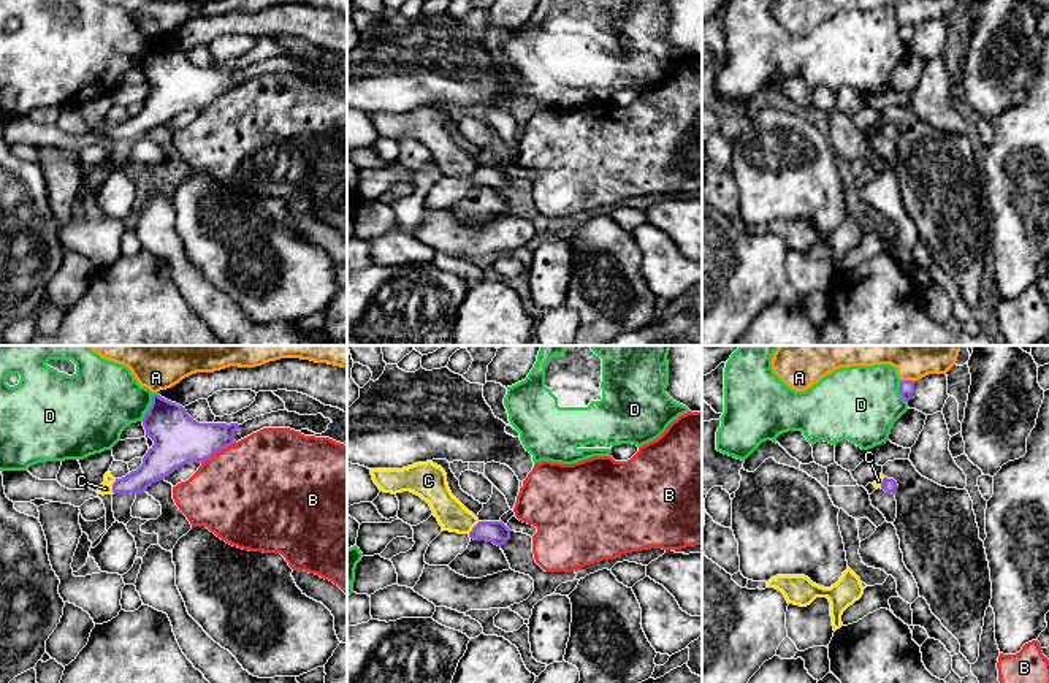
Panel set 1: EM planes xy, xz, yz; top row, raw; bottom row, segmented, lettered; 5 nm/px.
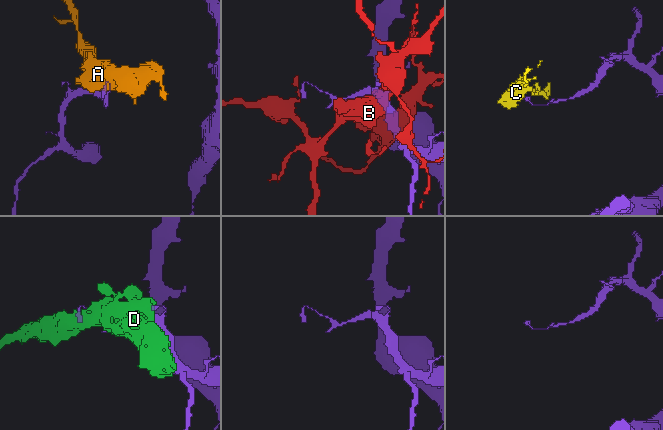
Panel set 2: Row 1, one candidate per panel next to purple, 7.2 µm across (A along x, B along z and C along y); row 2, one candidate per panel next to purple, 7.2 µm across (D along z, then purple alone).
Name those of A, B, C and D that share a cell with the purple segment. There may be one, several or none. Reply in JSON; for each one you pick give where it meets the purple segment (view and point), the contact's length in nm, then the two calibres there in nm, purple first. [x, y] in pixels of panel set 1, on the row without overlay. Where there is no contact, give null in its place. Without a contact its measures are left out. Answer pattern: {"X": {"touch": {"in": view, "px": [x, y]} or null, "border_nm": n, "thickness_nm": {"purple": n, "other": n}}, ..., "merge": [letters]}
{"merge": []}

